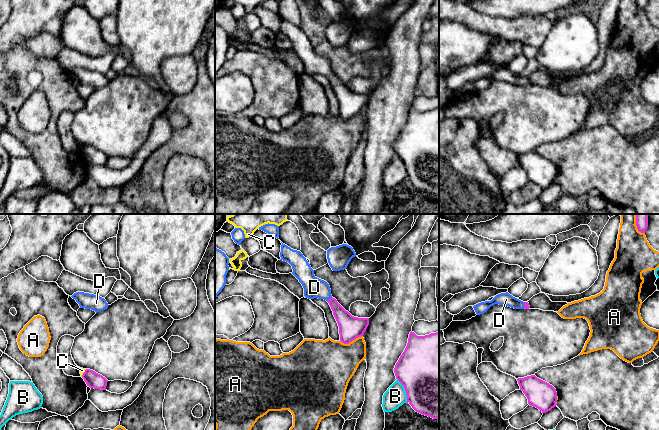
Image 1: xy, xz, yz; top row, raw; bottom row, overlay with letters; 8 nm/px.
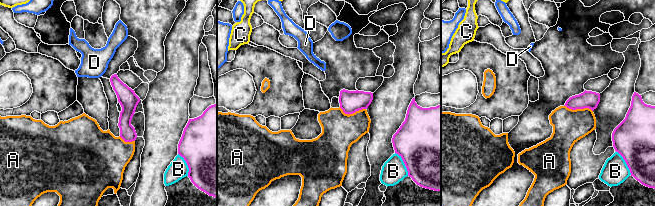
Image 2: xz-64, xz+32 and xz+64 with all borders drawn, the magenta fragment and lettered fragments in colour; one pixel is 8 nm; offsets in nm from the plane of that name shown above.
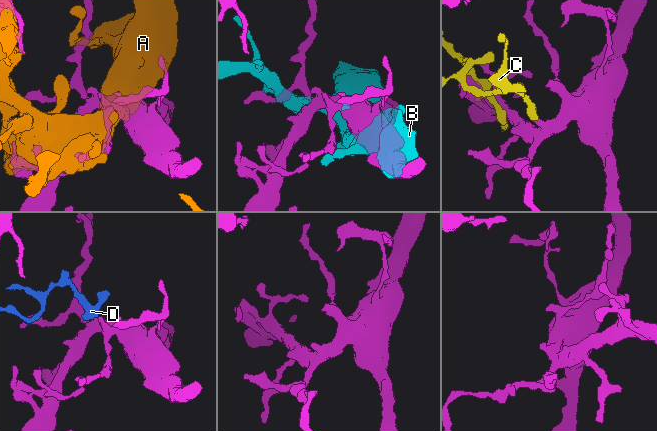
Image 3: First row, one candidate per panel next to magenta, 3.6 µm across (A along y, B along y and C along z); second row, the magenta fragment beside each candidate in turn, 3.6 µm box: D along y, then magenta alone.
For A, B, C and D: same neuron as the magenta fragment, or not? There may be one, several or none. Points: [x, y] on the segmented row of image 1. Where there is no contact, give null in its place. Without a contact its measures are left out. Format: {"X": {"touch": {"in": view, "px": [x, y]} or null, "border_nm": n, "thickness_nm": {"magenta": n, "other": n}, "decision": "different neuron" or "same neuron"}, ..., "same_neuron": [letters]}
{"A": {"touch": {"in": "xz", "px": [351, 341]}, "border_nm": 190, "thickness_nm": {"magenta": 190, "other": 380}, "decision": "different neuron"}, "B": {"touch": {"in": "xz", "px": [405, 390]}, "border_nm": 200, "thickness_nm": {"magenta": 500, "other": 170}, "decision": "different neuron"}, "C": {"touch": {"in": "xy", "px": [83, 373]}, "border_nm": 80, "thickness_nm": {"magenta": 130, "other": 40}, "decision": "different neuron"}, "D": {"touch": {"in": "xz", "px": [329, 299]}, "border_nm": 60, "thickness_nm": {"magenta": 150, "other": 160}, "decision": "same neuron"}, "same_neuron": ["D"]}

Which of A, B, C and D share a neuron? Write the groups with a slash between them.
A / B / C / D

